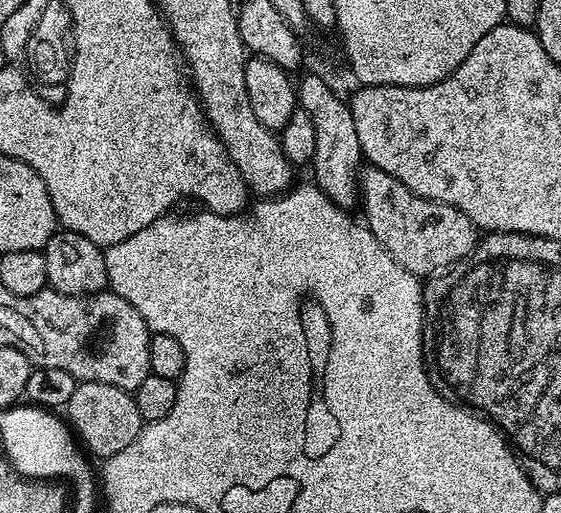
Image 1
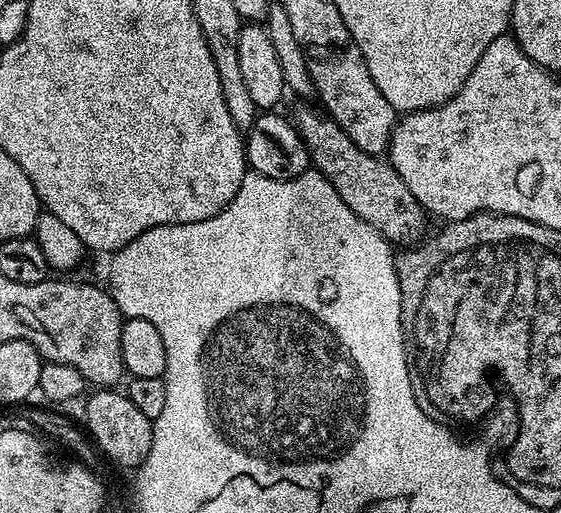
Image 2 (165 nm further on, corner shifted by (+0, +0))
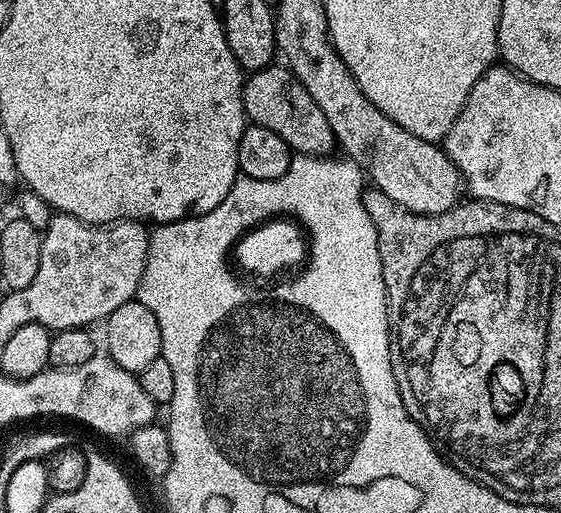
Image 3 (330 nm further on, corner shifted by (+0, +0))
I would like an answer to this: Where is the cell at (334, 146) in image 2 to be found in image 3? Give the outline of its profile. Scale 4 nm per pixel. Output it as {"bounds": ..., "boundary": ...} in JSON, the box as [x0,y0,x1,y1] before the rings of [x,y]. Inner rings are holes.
{"bounds":[242,62,337,156],"boundary":[[[273,62],[251,73],[244,82],[242,102],[245,117],[251,123],[278,134],[278,138],[282,138],[282,142],[286,142],[293,153],[301,156],[327,156],[337,147],[336,135],[334,130],[330,130],[330,122],[326,122],[326,114],[318,110],[318,102],[306,94],[306,86],[302,86],[291,68],[283,63]]]}

